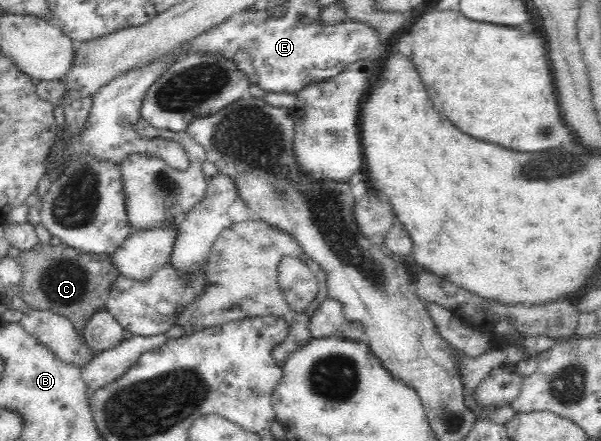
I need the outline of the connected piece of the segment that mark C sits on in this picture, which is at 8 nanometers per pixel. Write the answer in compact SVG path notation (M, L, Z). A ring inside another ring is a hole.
M39 240L26 252L16 258L21 268L21 279L17 284L20 298L30 308L39 311L50 309L58 315L66 316L82 332L88 320L99 307L107 302L107 290L112 281L120 275L111 254L92 254L74 246L60 244L52 247Z

